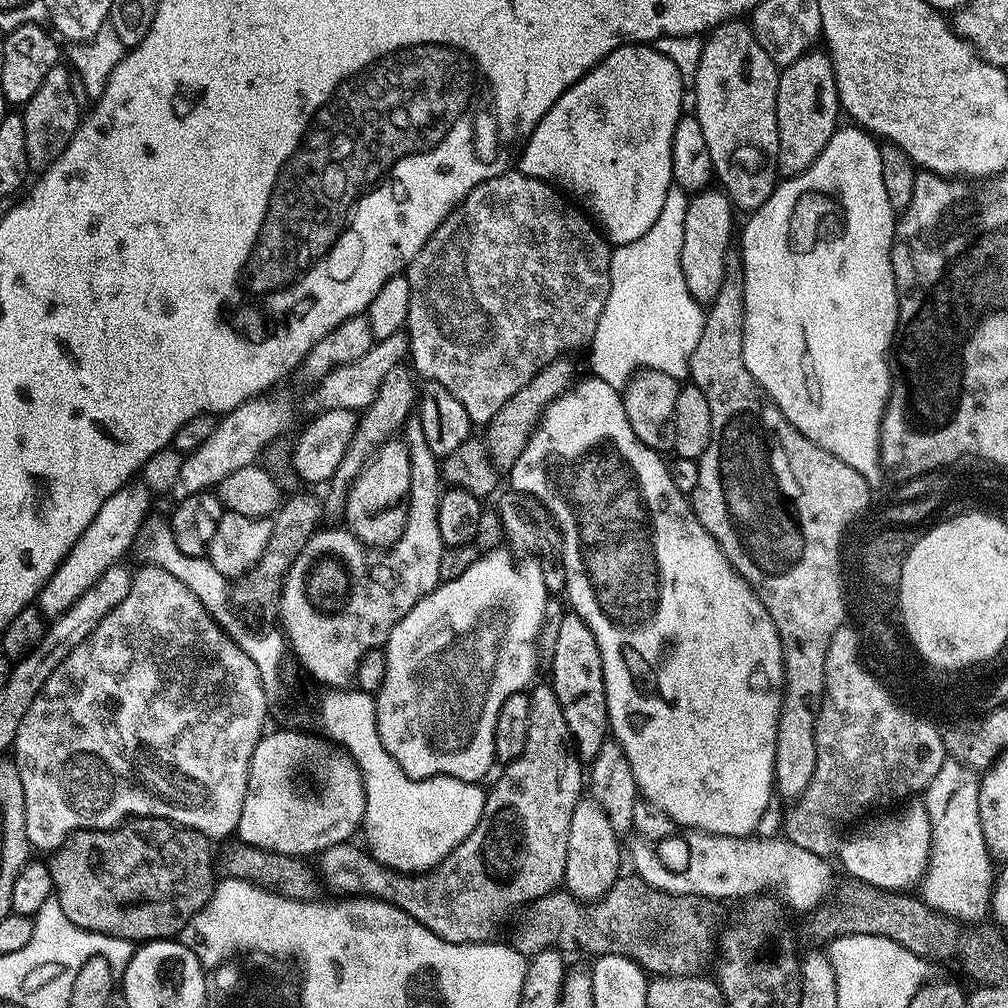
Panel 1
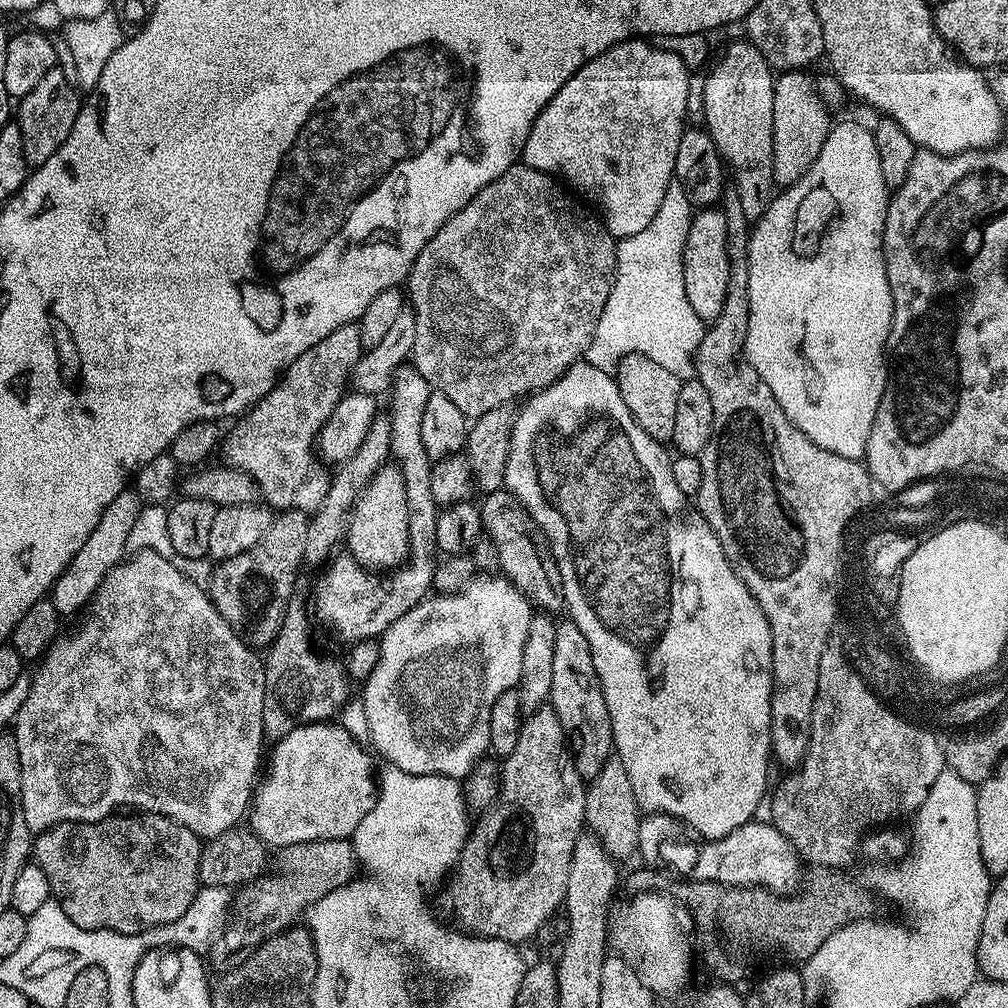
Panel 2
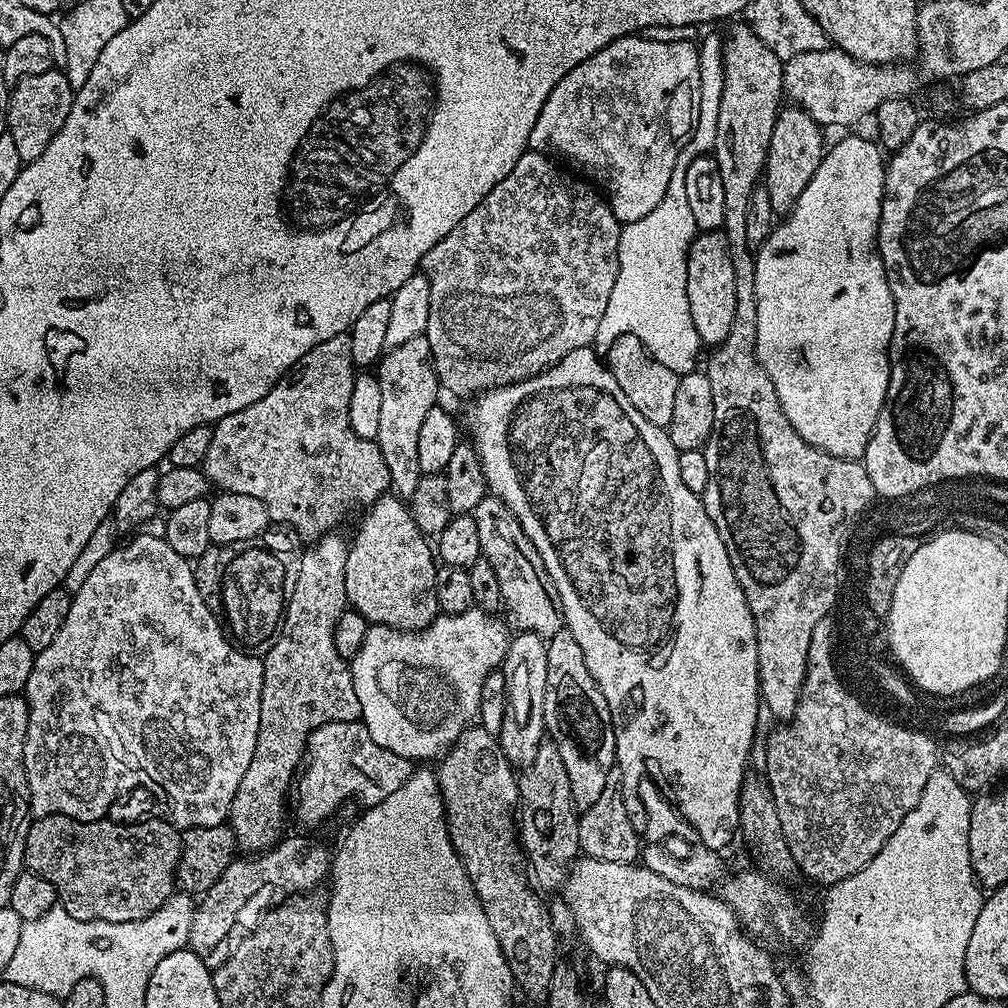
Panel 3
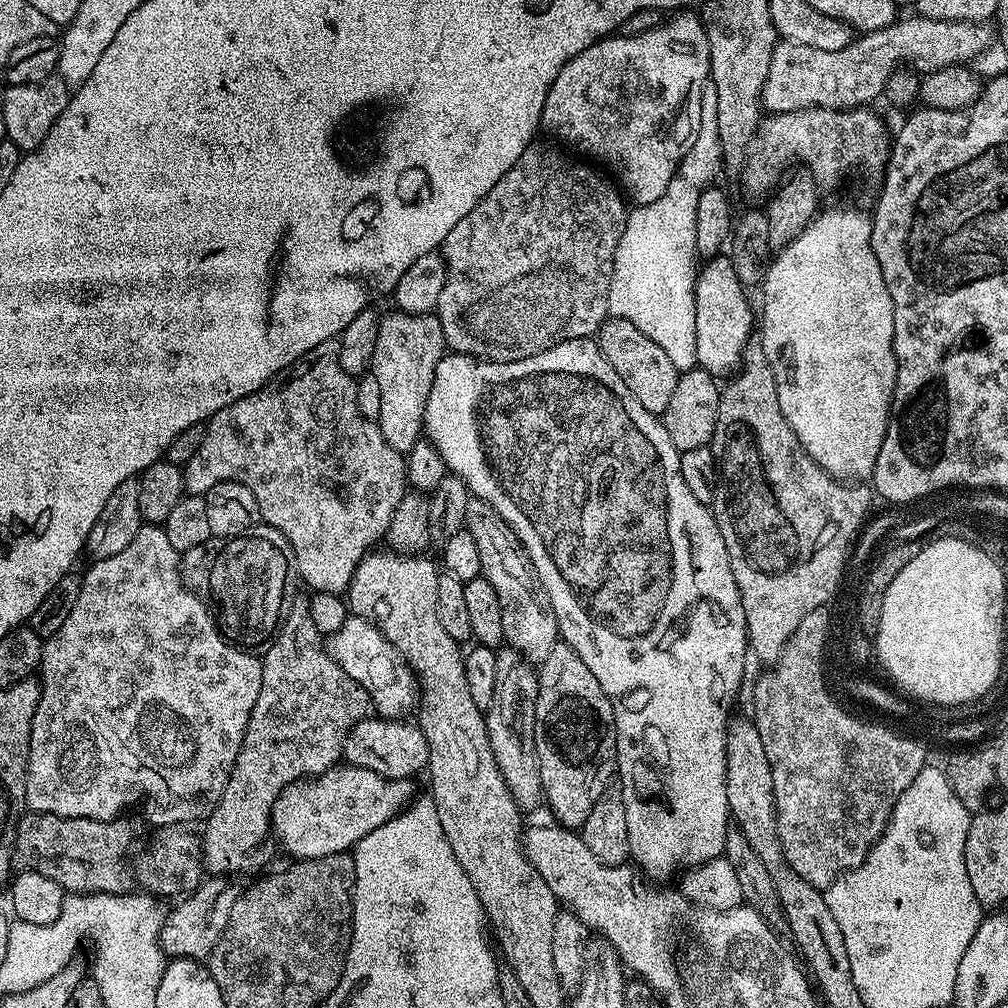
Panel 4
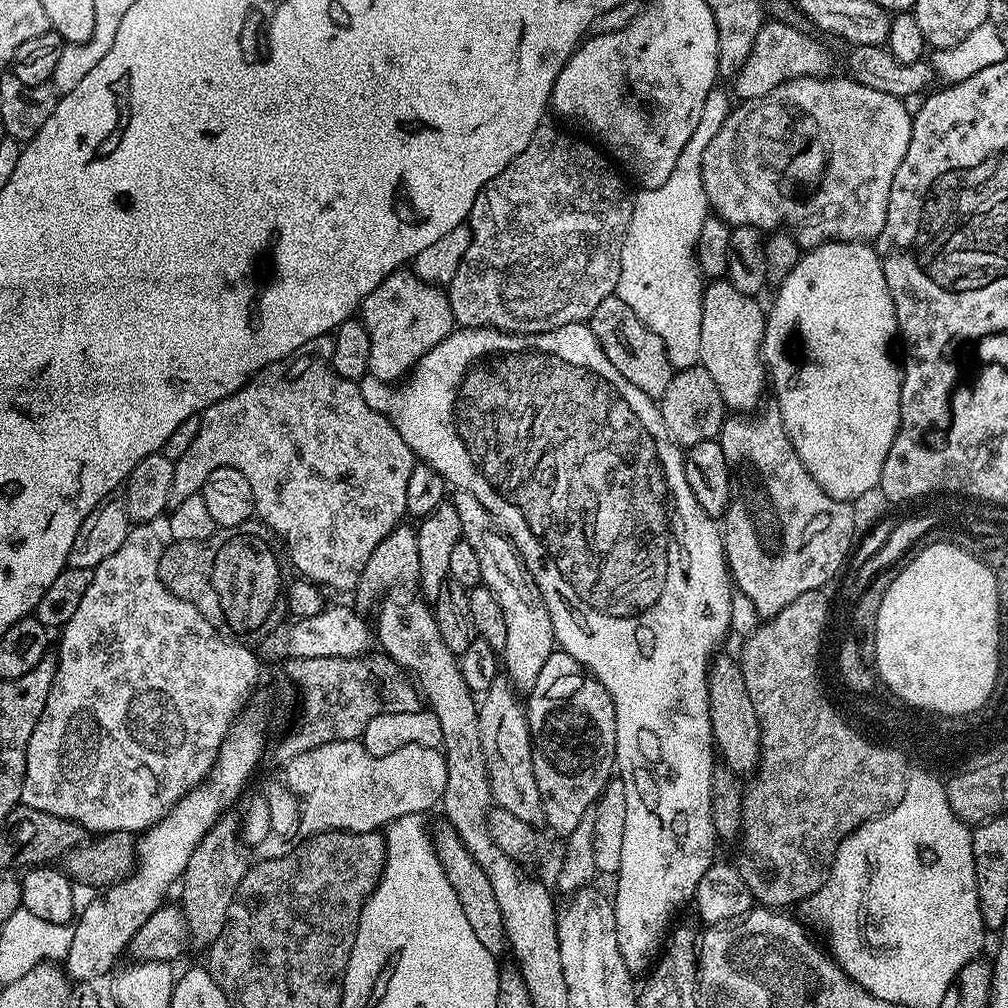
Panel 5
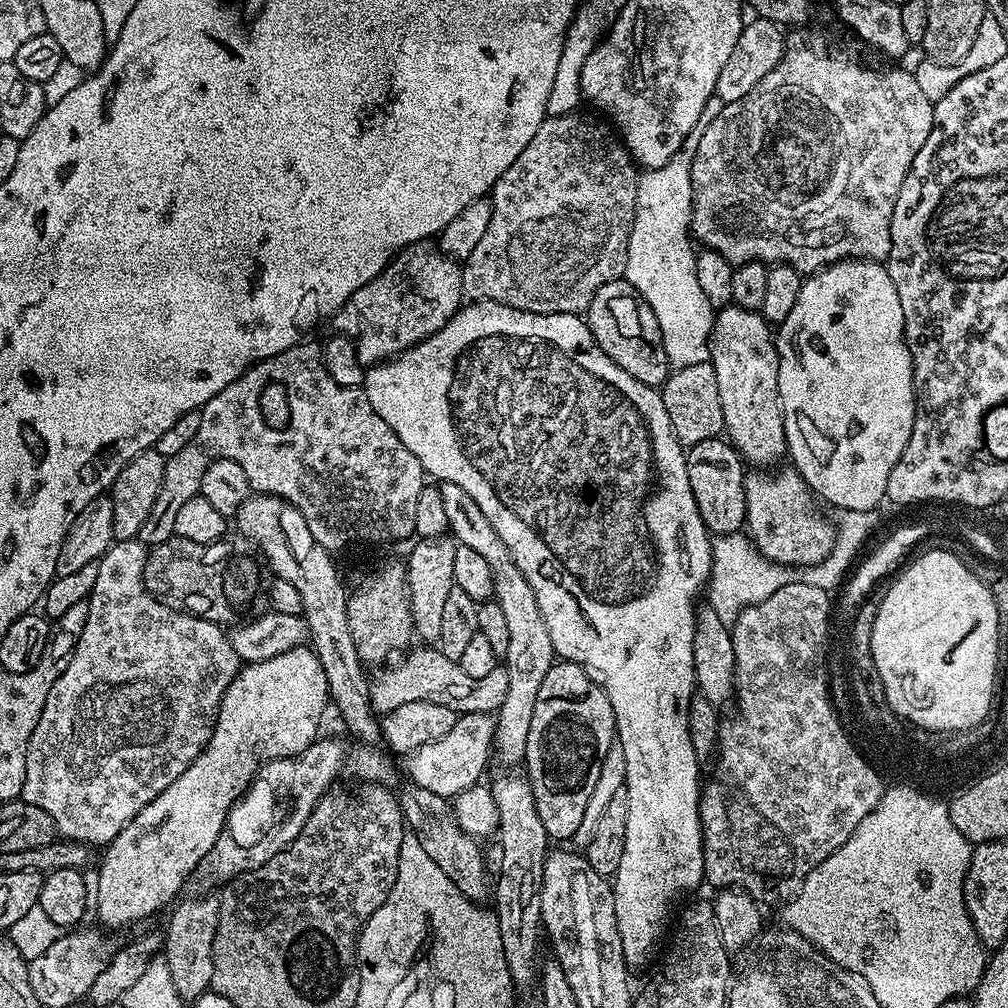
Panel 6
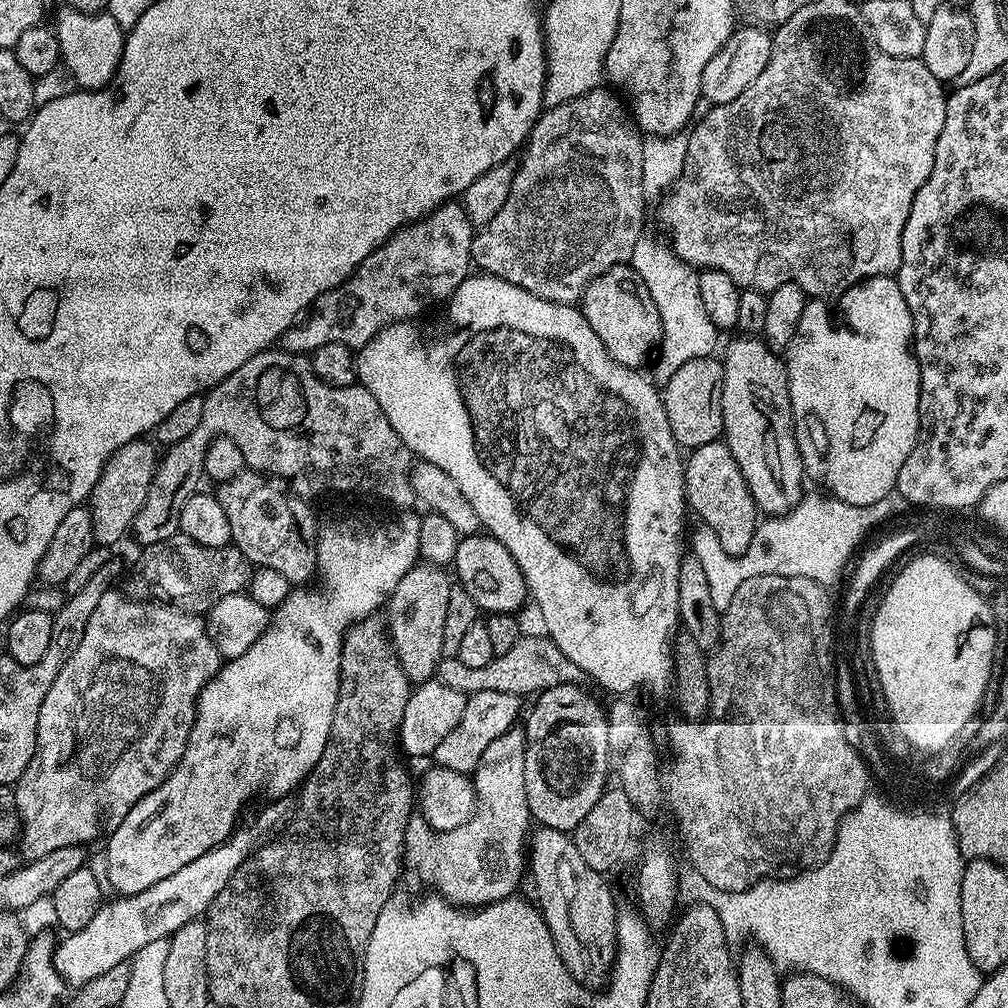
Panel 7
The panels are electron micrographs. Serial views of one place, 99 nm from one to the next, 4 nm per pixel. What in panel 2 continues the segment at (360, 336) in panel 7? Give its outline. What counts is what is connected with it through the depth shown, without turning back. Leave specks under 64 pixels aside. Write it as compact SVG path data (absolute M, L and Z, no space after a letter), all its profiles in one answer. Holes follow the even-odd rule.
M405 366L394 374L390 397L392 396L392 412L388 416L390 422L390 446L395 463L400 465L400 473L404 475L404 485L408 491L408 513L410 514L410 546L408 547L408 559L398 568L391 569L387 574L381 574L376 570L363 568L353 556L336 554L327 561L324 573L316 580L316 589L312 592L312 604L314 616L321 620L334 635L340 640L345 640L345 645L351 646L357 640L374 640L383 636L385 630L402 614L406 614L414 606L418 606L433 591L432 579L438 560L436 546L436 531L438 530L438 514L440 508L434 498L434 490L430 486L430 476L434 461L430 454L426 454L426 446L422 446L422 414L426 414L426 402L434 391L431 384L415 366Z

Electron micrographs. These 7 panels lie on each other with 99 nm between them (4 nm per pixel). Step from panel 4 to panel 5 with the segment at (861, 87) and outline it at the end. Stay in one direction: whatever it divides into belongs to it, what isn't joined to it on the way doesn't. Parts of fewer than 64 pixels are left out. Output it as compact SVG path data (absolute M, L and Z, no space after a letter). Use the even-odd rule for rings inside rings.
M769 19L758 32L758 38L754 38L754 46L750 50L750 58L735 73L735 95L740 100L753 100L770 94L778 86L782 86L787 80L797 80L803 76L824 76L829 71L832 60L828 52L816 40L811 40L804 32L796 29L797 25L783 20Z

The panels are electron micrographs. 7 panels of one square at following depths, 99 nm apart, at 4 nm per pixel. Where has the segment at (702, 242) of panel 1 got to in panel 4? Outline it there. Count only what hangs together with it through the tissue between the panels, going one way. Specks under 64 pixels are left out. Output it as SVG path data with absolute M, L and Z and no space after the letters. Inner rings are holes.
M721 254L705 259L696 273L694 290L694 326L698 342L697 365L711 376L728 378L739 369L744 347L754 332L754 308L748 301L746 285L734 271L731 255Z

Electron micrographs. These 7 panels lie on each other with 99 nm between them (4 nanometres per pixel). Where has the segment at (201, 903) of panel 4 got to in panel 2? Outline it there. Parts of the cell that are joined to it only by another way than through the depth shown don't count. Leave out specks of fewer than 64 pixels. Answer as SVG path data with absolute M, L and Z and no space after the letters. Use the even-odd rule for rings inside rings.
M351 839L302 842L301 844L279 849L277 856L280 857L277 860L275 857L274 860L276 872L269 871L257 878L257 880L248 881L237 891L240 892L237 896L235 893L234 912L237 912L244 920L238 921L237 924L229 923L212 941L210 957L212 956L212 964L217 968L217 973L223 974L233 967L234 959L232 960L232 956L236 956L235 958L243 957L249 950L258 947L263 940L267 940L269 936L295 925L299 921L296 919L299 916L301 919L308 909L318 902L318 898L326 898L326 894L330 894L330 890L338 890L349 884L351 880L357 879L358 876L358 861L356 852L352 848Z

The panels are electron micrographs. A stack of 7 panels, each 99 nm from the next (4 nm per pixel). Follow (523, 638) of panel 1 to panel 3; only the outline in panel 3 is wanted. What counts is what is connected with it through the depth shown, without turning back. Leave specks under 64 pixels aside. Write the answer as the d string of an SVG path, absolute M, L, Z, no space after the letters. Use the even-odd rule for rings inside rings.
M473 606L462 614L441 614L430 627L419 630L369 624L366 638L350 667L362 723L370 730L370 738L378 746L413 762L435 761L443 756L479 717L482 682L503 665L510 628L501 617L500 620L491 611Z

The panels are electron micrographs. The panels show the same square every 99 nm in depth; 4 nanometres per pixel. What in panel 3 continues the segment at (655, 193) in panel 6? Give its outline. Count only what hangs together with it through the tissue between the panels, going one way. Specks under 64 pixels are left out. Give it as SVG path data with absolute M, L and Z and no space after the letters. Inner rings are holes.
M718 35L708 36L699 41L698 47L698 102L696 103L696 123L692 125L692 134L688 138L684 149L678 154L678 162L674 166L674 174L670 178L670 186L666 186L666 194L662 194L662 202L658 202L658 206L654 206L654 210L650 210L650 214L646 214L646 218L638 218L638 222L630 222L623 225L620 229L620 241L618 242L618 278L614 282L614 291L610 294L610 302L606 302L606 314L602 314L602 322L598 326L598 334L594 341L594 348L597 353L607 353L610 346L614 346L616 339L622 334L634 334L634 338L638 338L646 346L646 350L650 350L650 354L654 358L658 358L658 362L662 362L662 366L666 366L670 370L674 370L676 376L685 376L691 372L697 371L700 360L700 351L702 345L698 338L698 330L694 330L694 318L690 318L690 302L686 298L686 262L688 261L688 251L692 245L692 239L698 235L698 229L694 222L694 214L690 210L690 202L686 198L686 170L690 166L690 162L694 162L694 158L709 155L715 149L716 135L718 134L718 106L722 106L722 82L724 81L724 41Z

